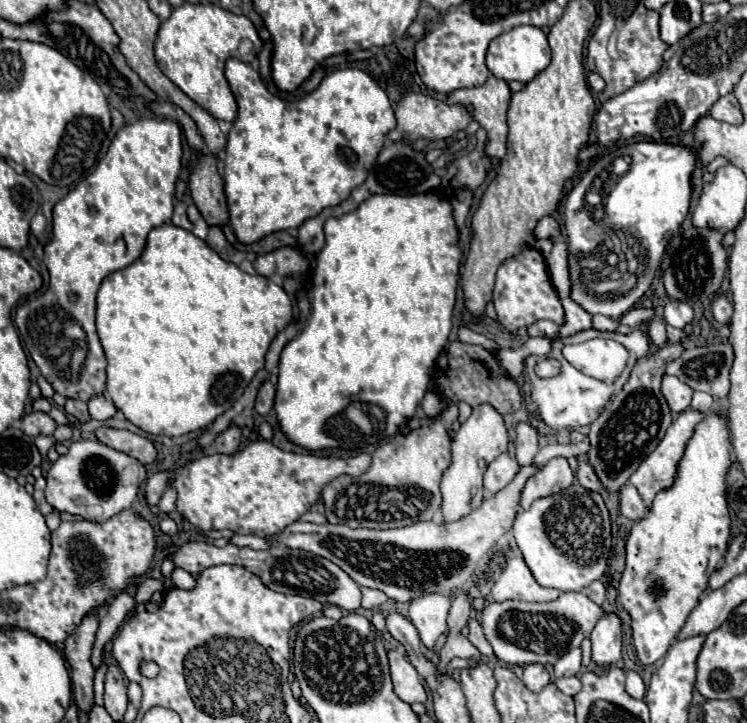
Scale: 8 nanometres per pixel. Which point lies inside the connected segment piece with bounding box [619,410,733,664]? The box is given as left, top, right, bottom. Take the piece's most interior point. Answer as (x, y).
(671, 552)

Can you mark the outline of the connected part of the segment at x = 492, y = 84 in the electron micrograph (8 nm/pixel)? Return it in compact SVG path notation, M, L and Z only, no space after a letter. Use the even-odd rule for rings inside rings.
M489 76L483 86L455 90L447 96L447 104L461 104L481 128L487 130L485 154L503 158L507 140L507 104L511 92L505 80Z

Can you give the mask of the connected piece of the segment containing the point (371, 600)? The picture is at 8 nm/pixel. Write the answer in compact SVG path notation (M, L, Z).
M361 588L361 592L363 592L363 602L361 602L363 610L379 610L387 602L387 596L383 596L383 592L379 590Z

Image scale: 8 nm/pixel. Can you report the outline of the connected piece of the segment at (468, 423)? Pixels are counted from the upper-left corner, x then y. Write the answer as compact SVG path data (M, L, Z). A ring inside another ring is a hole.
M491 404L475 406L471 416L461 424L459 432L453 436L453 446L451 446L453 462L441 480L445 522L467 516L481 502L479 490L483 490L483 472L487 464L495 460L495 456L507 452L507 442L509 442L509 436L507 436L507 426L503 416Z

